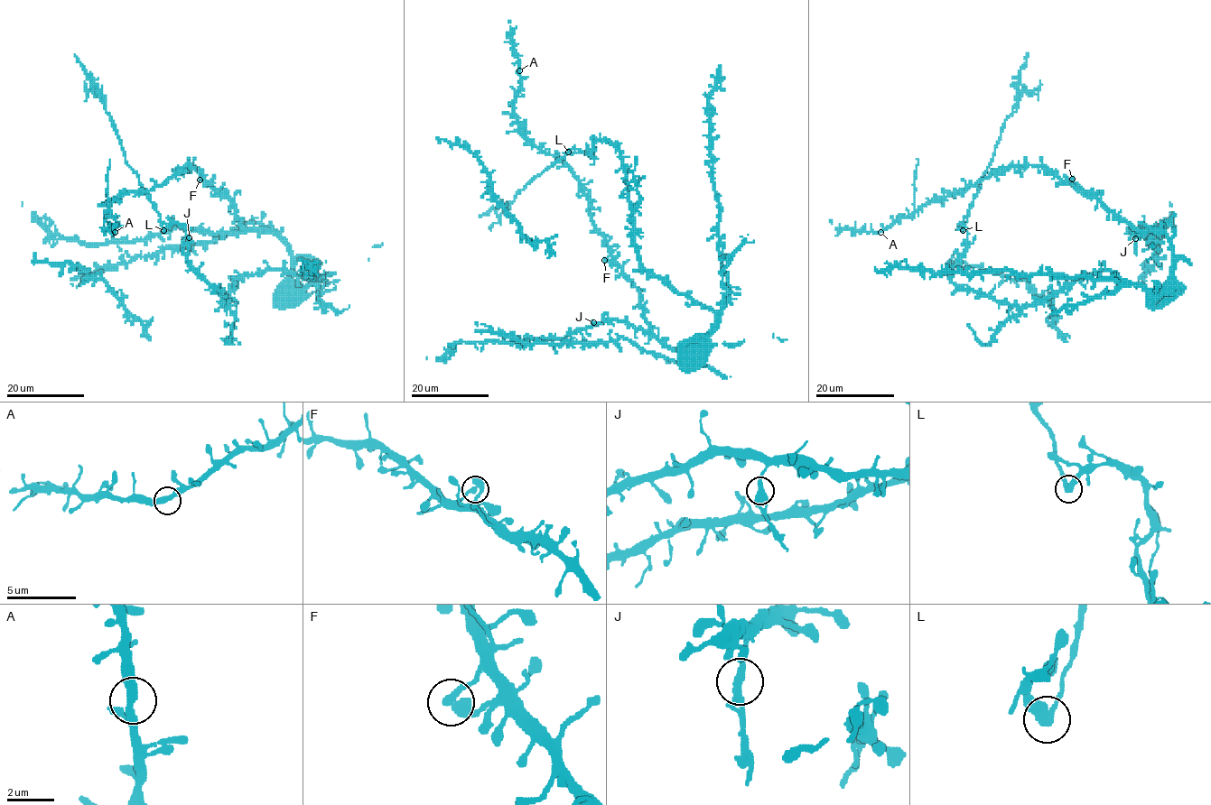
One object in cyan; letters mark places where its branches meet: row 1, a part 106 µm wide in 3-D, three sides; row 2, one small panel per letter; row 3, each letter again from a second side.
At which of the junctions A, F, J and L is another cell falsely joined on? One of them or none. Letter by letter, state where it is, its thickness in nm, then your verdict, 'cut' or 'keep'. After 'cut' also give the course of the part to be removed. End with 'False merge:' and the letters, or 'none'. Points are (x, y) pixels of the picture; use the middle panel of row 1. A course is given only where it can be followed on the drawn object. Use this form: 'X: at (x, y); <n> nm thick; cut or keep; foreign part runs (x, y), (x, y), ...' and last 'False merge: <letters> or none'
A: at (519, 70); 360 nm thick; keep
F: at (604, 260); 400 nm thick; keep
J: at (593, 322); 340 nm thick; keep
L: at (568, 152); 360 nm thick; cut; foreign part runs (568, 152), (531, 180), (508, 205), (492, 208), (479, 217)
False merge: L

